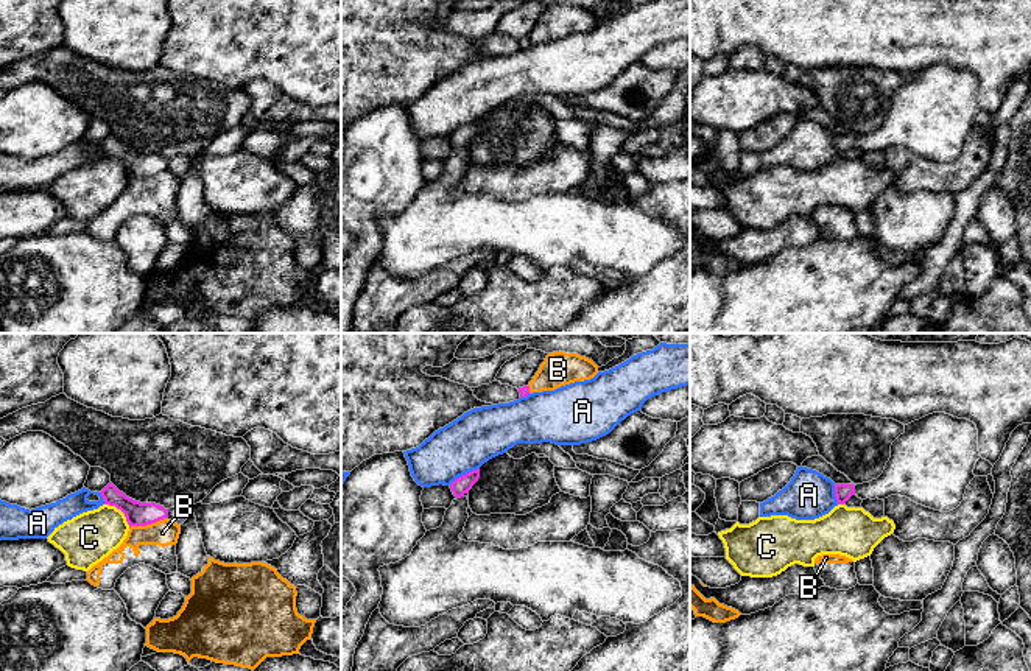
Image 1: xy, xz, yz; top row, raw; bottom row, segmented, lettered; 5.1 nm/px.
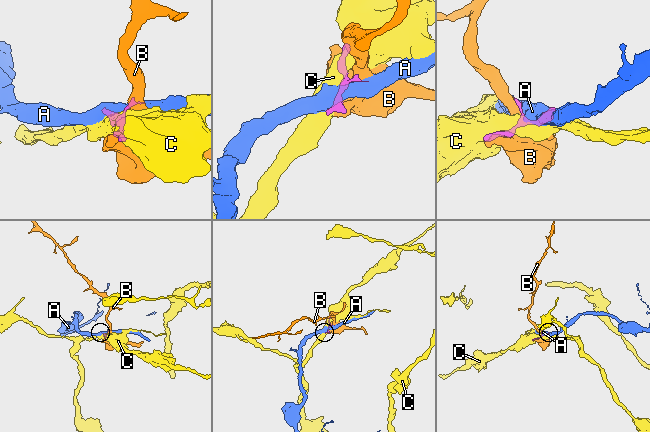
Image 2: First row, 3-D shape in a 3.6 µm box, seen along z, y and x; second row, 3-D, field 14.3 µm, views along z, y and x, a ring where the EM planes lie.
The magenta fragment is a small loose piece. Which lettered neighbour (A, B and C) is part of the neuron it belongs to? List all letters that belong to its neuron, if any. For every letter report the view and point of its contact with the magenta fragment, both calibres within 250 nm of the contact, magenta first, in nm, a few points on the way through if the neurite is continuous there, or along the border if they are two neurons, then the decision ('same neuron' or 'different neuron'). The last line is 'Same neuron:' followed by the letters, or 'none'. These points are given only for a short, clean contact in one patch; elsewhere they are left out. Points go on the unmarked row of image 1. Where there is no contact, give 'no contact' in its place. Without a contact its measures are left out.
A: meets magenta in xz at (463, 126); 90 nm thick on the magenta side, 280 nm on the other; different neuron
B: meets magenta in xy at (147, 175); 130 nm thick on the magenta side, 140 nm on the other; different neuron
C: meets magenta in xy at (119, 159); 130 nm thick on the magenta side, 260 nm on the other; different neuron
Same neuron: none

